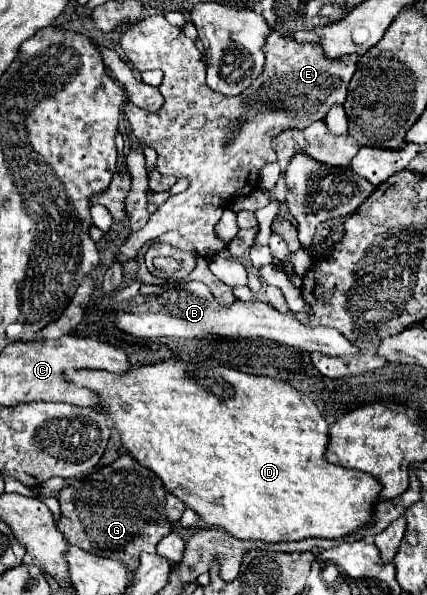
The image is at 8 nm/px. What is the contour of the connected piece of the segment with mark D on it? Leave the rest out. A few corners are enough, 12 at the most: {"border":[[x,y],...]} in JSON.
{"border":[[177,360],[67,378],[241,540],[339,540],[381,484],[283,380]]}

